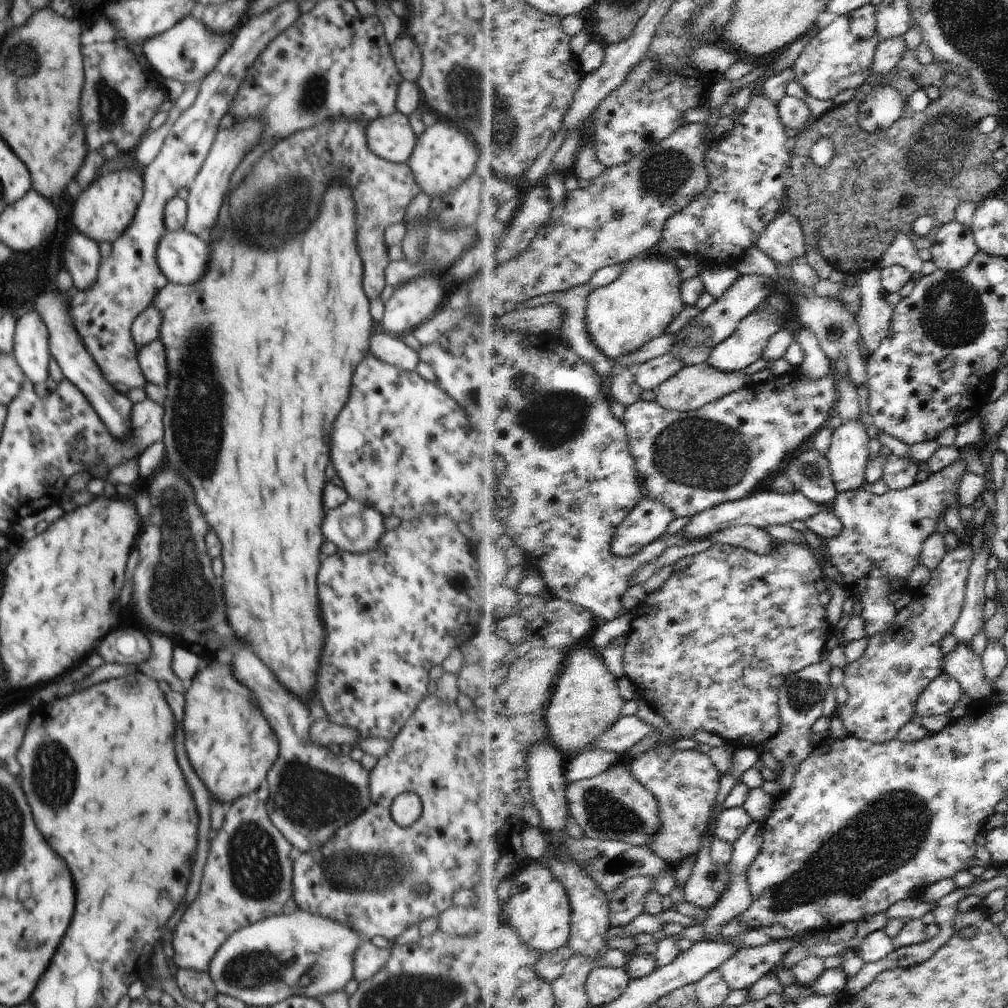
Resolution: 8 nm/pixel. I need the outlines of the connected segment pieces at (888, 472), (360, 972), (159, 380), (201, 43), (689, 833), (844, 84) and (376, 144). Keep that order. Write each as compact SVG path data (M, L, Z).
M891 454L885 468L883 480L891 490L906 490L918 484L918 474L922 468L912 458Z
M363 940L354 952L354 978L358 982L372 978L388 962L391 947L380 948L371 941Z
M158 339L141 346L137 357L142 374L146 376L148 383L154 386L166 386L168 370L166 370L167 358L163 342Z
M195 14L186 16L161 35L148 38L146 43L142 44L141 50L158 74L187 85L190 82L198 82L210 74L230 46L230 34L214 34L210 28L202 24L199 15Z
M672 744L652 748L640 756L630 760L629 765L633 770L634 776L648 787L650 792L656 794L660 801L660 818L664 819L664 826L660 832L656 832L656 838L648 844L648 848L664 858L671 867L678 868L683 860L690 856L699 856L699 852L704 848L704 837L710 832L711 824L716 812L716 798L722 788L722 771L718 770L717 763L714 762L711 753L701 752L700 749L675 749Z
M872 3L857 12L836 17L805 46L792 71L796 80L806 86L808 94L820 100L832 100L838 94L860 88L876 70L876 54L882 44L878 34L878 5Z
M396 110L388 116L375 118L366 128L368 148L385 161L407 163L414 150L417 136L409 118Z

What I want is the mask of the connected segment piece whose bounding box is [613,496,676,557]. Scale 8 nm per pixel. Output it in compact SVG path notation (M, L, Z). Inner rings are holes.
M646 496L618 528L613 542L613 552L619 557L634 556L636 552L660 540L674 520L674 510L670 510L660 500L652 500Z

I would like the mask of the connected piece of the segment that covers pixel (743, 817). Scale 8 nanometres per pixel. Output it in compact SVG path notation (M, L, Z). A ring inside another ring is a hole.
M742 805L730 809L723 809L718 814L714 825L714 834L726 842L737 843L750 826L754 824L755 818L750 810Z

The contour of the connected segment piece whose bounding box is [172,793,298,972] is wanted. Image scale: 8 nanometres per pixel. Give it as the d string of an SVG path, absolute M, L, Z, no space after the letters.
M256 794L241 796L227 805L222 828L209 844L200 894L186 907L173 930L172 960L178 970L206 972L214 954L233 932L298 909L292 890L292 847L274 826L265 802L258 800Z

